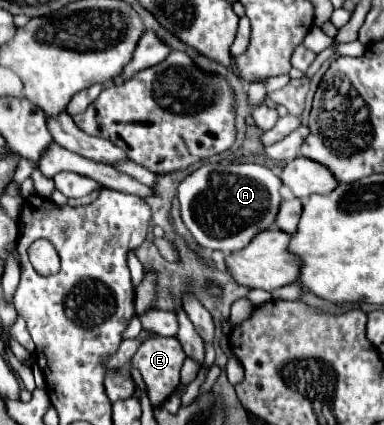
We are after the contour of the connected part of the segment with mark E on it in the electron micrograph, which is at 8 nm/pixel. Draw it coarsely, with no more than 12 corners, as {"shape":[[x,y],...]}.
{"shape":[[156,335],[131,359],[153,407],[181,381],[185,353],[176,337]]}

